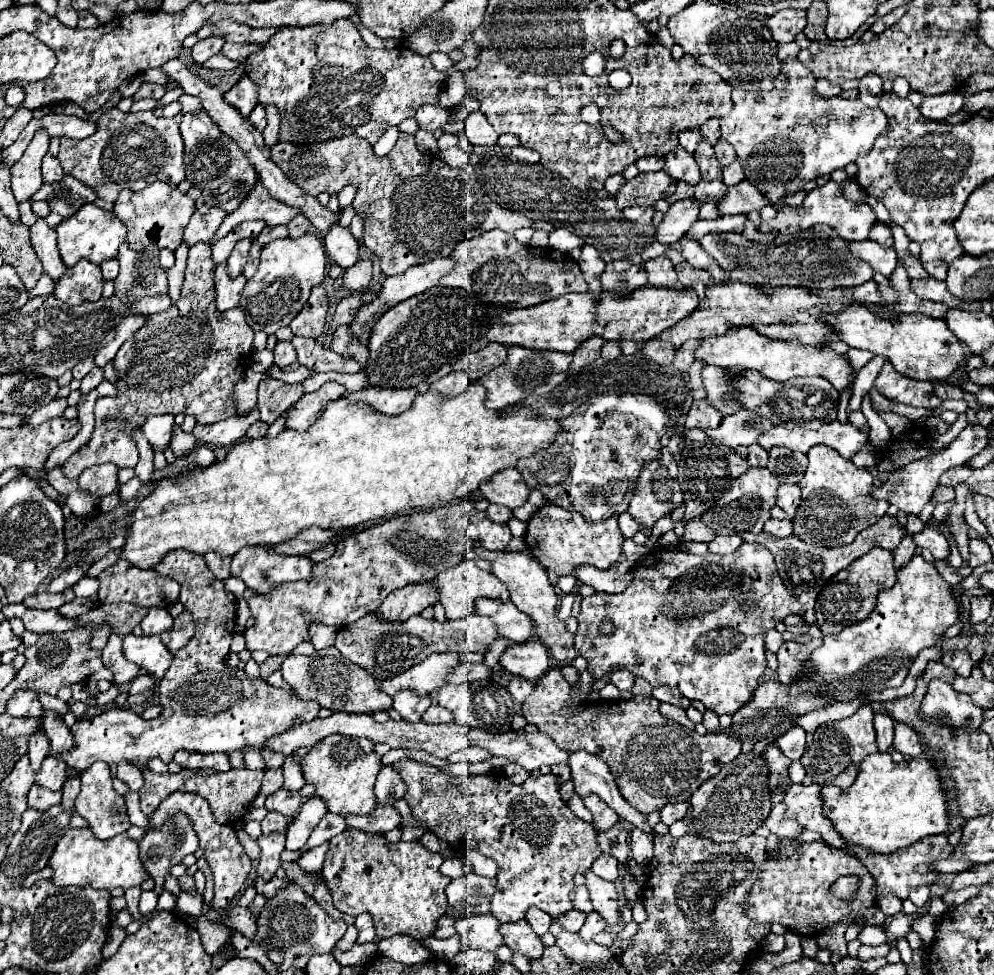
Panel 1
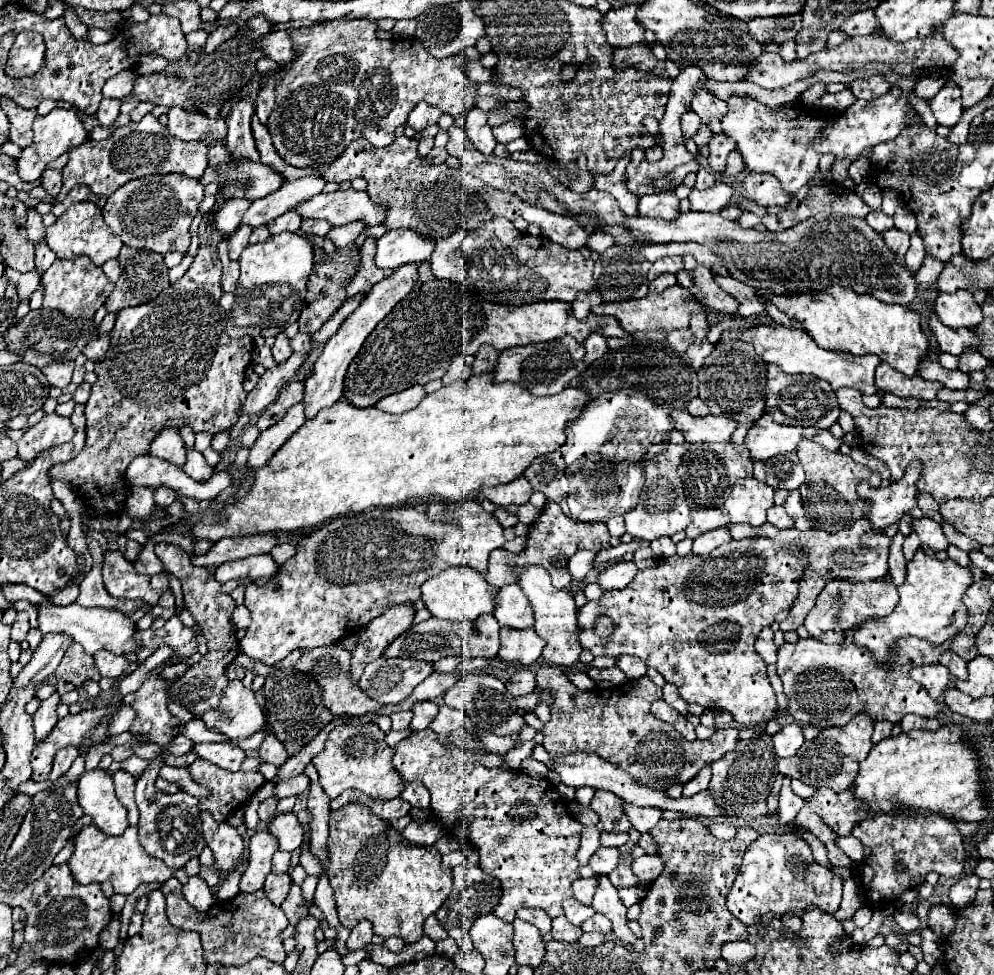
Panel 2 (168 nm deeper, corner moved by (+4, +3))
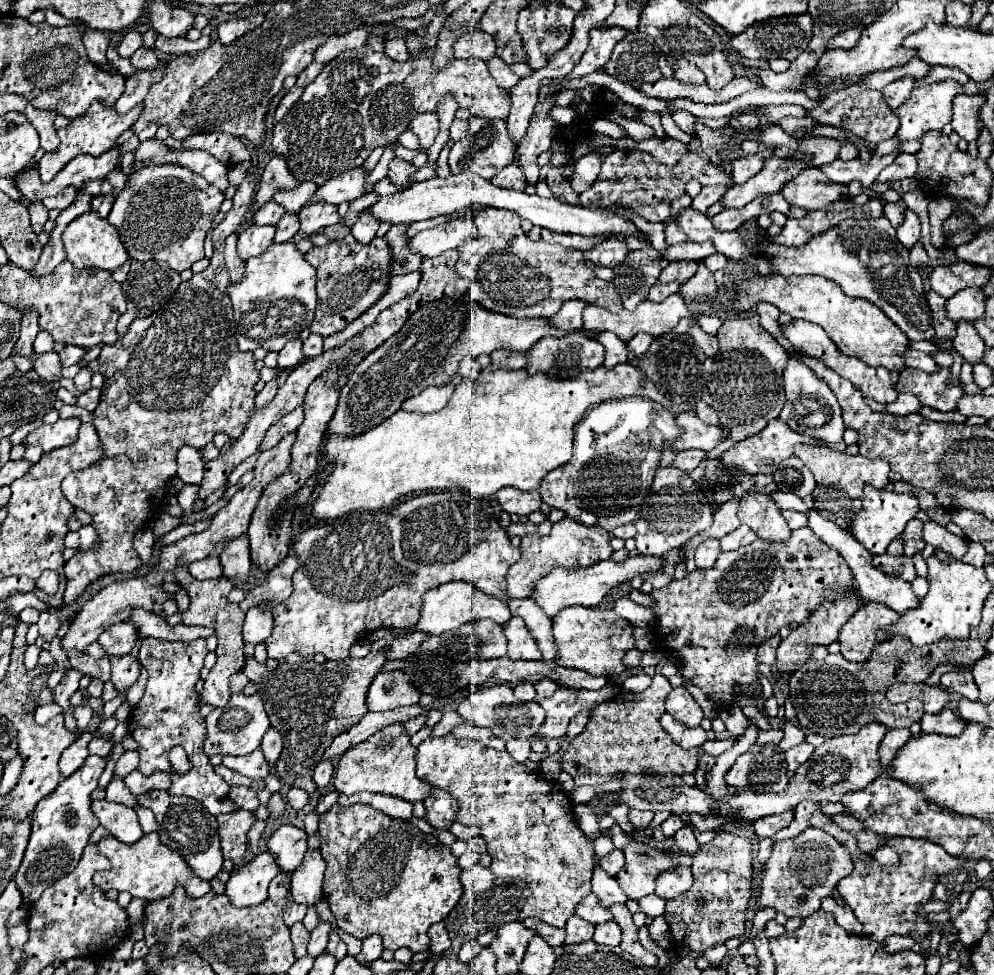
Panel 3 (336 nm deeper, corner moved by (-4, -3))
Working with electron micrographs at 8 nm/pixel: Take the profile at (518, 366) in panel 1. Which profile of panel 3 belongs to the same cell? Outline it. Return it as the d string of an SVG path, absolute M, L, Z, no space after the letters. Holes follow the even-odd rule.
M570 332L566 336L544 336L544 340L538 340L536 346L528 352L528 374L550 374L558 378L572 378L580 374L582 370L594 370L604 362L604 346L596 338L586 338L582 332Z

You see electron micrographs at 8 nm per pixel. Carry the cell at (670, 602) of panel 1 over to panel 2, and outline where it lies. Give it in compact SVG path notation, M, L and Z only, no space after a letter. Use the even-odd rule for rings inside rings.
M748 538L748 540L730 540L728 544L716 548L714 552L710 552L708 556L698 556L698 554L688 554L688 556L670 556L670 558L660 558L658 560L658 566L654 568L646 568L646 570L640 570L636 574L636 578L622 590L608 590L604 592L604 596L598 600L598 602L586 602L582 608L578 608L578 640L582 644L584 650L590 650L594 656L620 656L620 654L632 654L632 656L638 656L648 668L656 668L664 680L668 684L674 684L678 688L678 694L686 700L686 702L696 702L700 704L702 708L708 708L708 710L728 710L734 720L742 726L756 726L758 722L764 722L764 720L770 720L774 716L774 710L776 710L776 696L774 696L774 688L768 680L768 674L766 674L766 662L756 654L754 650L754 640L756 640L756 634L760 634L760 630L764 626L770 626L776 618L778 612L782 610L788 610L794 602L794 598L798 596L798 580L802 578L802 572L806 568L806 554L802 552L802 548L796 548L796 546L778 546L774 544L772 540L768 538ZM600 614L606 614L608 618L612 618L614 626L616 626L616 632L612 638L598 638L592 630L596 618Z

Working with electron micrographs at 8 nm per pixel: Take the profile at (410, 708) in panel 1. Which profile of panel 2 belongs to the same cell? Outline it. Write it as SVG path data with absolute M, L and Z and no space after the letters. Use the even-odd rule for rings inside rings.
M424 700L424 702L416 702L412 706L412 722L410 722L410 728L412 730L426 730L428 724L432 722L432 718L436 716L436 710L438 706L430 700Z

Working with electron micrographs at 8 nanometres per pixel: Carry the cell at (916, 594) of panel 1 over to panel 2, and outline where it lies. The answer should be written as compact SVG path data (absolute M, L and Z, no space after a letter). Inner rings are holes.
M918 548L914 558L906 564L906 580L902 586L898 586L900 600L894 612L882 618L878 616L864 620L862 624L854 626L854 634L852 630L846 630L846 640L852 640L858 646L868 648L872 658L880 664L890 662L888 658L890 650L900 638L916 636L930 640L934 644L942 644L944 640L952 638L958 630L964 628L968 614L962 602L962 594L970 586L970 582L972 582L972 572L968 568L960 568L950 558L946 562L940 562L938 558Z

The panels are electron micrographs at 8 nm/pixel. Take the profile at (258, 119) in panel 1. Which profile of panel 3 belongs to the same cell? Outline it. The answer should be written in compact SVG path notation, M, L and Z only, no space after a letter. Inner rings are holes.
M274 156L272 162L268 162L266 168L264 168L264 172L262 172L262 180L260 180L260 186L258 186L256 194L254 194L254 204L252 204L250 214L254 216L256 210L260 206L264 206L266 202L270 202L272 196L278 190L290 190L294 186L298 186L296 178L288 172L284 160L280 156Z

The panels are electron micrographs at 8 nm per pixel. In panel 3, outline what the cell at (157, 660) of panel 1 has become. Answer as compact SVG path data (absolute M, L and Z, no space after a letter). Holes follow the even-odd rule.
M120 622L112 624L112 628L106 628L98 642L104 646L108 656L126 656L132 652L136 638L136 628L130 622Z

